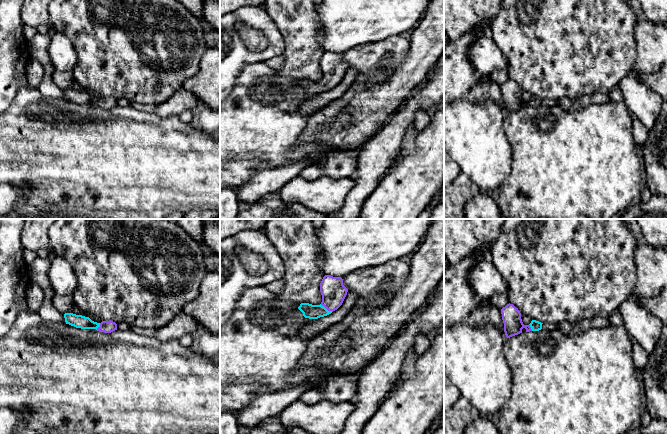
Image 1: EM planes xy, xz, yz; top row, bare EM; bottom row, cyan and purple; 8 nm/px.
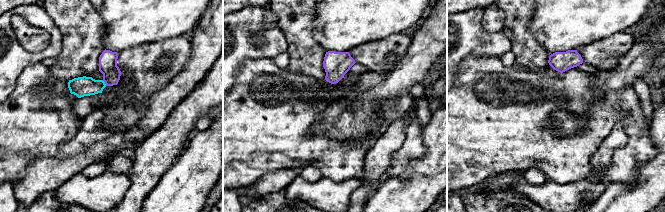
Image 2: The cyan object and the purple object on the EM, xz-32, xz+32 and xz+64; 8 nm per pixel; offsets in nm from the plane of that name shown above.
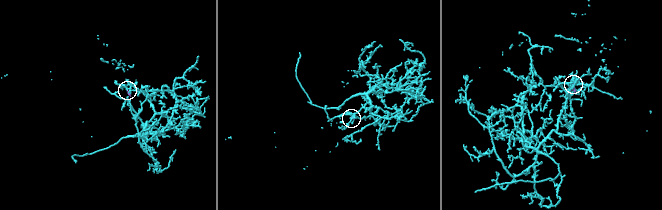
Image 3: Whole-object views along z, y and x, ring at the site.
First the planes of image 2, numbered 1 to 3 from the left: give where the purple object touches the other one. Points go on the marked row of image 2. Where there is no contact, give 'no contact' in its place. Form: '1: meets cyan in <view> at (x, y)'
1: meets cyan in xz-32 at (104, 83)
2: no contact
3: no contact

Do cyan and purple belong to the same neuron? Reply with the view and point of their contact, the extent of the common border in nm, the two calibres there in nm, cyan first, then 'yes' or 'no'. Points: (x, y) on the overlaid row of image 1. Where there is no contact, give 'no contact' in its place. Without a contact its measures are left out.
xz (325, 308) | 120 nm | 120/200 nm | yes

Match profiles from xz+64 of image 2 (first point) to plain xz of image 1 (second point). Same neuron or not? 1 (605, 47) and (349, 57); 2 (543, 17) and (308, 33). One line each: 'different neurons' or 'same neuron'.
1: same neuron
2: different neurons

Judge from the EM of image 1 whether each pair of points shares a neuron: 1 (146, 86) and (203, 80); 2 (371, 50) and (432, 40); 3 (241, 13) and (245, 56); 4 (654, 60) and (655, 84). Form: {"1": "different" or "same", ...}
{"1": "different", "2": "different", "3": "same", "4": "different"}

